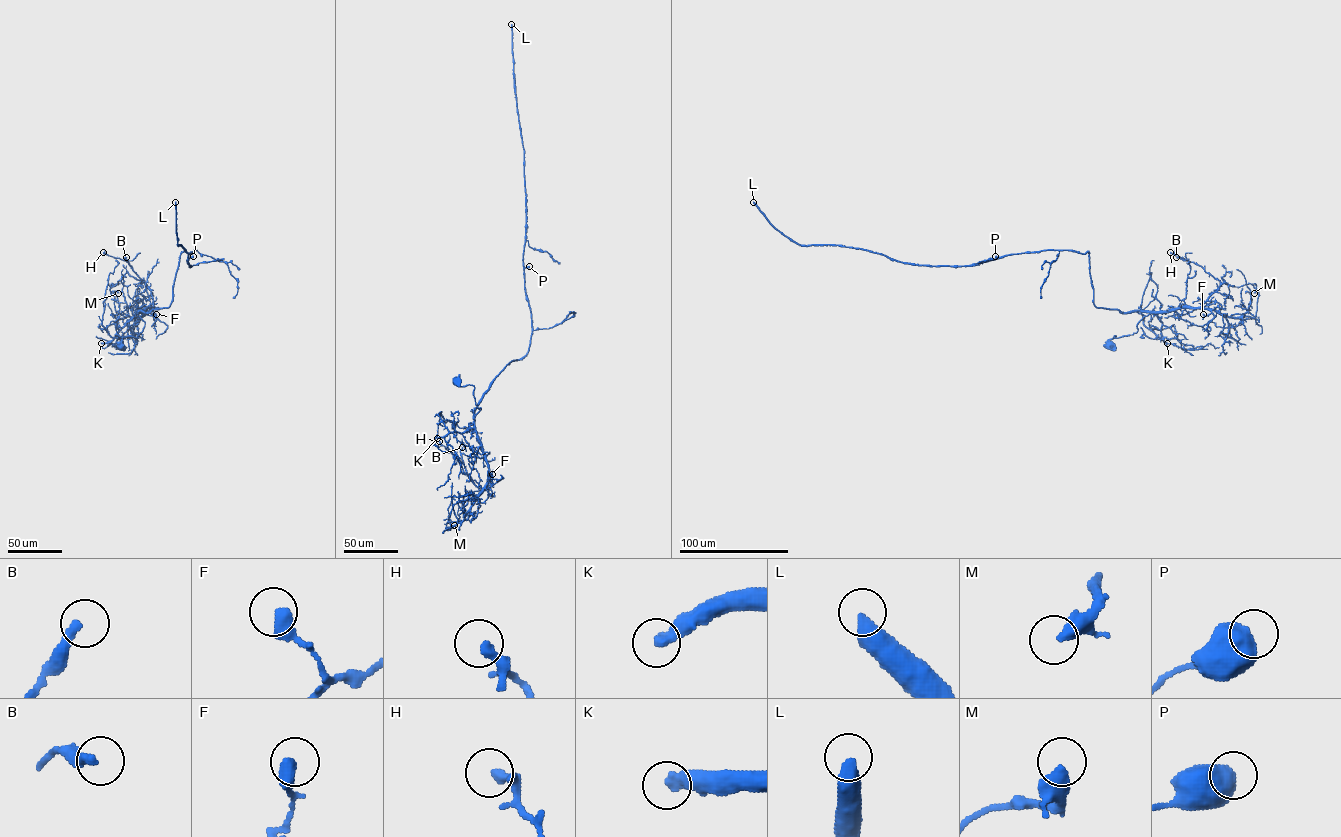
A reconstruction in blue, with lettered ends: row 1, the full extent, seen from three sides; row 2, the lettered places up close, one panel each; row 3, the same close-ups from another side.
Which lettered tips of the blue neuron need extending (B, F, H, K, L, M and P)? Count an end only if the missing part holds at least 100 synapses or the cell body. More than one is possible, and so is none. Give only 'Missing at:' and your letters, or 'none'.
Missing at: K, L

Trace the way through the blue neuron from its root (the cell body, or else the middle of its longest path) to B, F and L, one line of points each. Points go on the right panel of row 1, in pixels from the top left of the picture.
B: (1110, 346), (1114, 336), (1136, 333), (1150, 313), (1199, 307), (1218, 289), (1220, 282), (1200, 266), (1176, 257)
F: (1110, 346), (1114, 336), (1136, 333), (1137, 324), (1150, 313), (1181, 308), (1211, 312), (1203, 314)
L: (1110, 346), (1150, 313), (1097, 308), (1088, 251), (904, 263), (799, 245), (753, 202)

